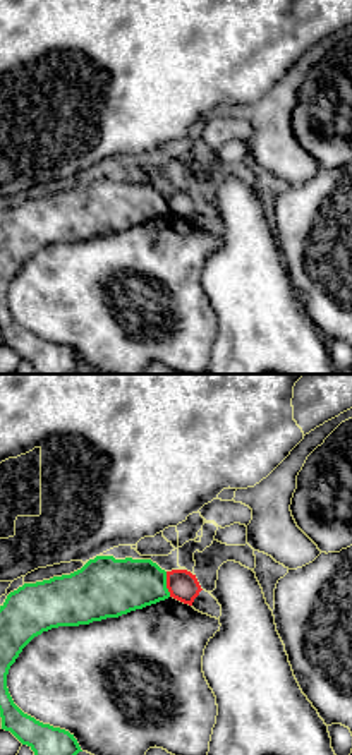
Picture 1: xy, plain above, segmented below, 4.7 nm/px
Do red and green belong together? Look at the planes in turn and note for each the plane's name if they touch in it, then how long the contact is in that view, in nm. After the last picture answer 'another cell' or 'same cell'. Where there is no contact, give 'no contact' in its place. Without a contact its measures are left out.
meets red in xy; contact 120 nm long

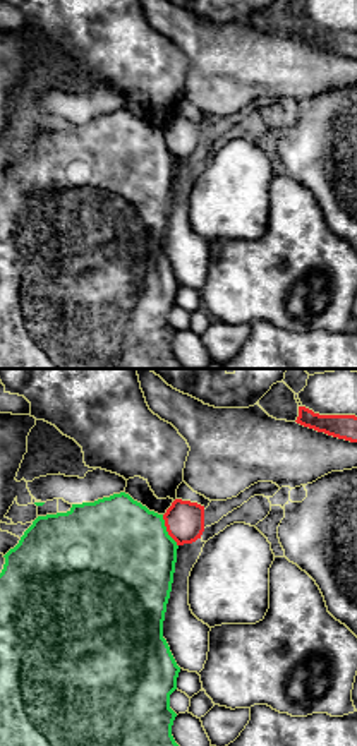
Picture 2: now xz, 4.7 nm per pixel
meets red in xz; contact 170 nm long

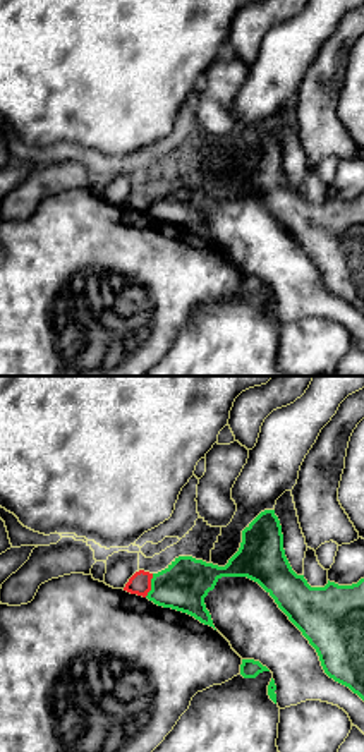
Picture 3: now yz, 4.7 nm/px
meets red in yz; contact 120 nm long

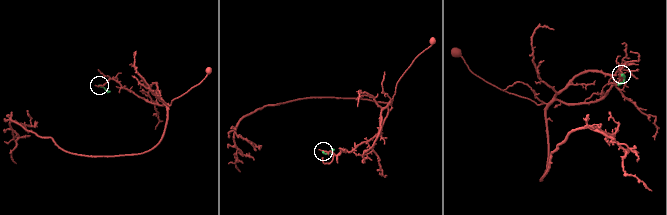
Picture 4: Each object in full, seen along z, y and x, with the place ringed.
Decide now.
another cell

